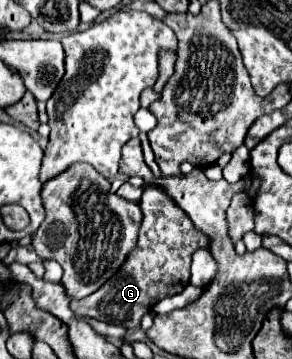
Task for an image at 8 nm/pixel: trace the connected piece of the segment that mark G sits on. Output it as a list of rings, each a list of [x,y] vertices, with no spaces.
[[[146,186],[140,200],[144,220],[140,226],[140,238],[134,252],[122,264],[122,268],[88,298],[72,298],[70,308],[78,316],[90,316],[96,320],[112,322],[124,328],[138,328],[146,312],[166,296],[174,296],[190,282],[190,260],[194,250],[208,248],[208,236],[194,228],[184,210],[180,210],[172,198],[160,188]]]

